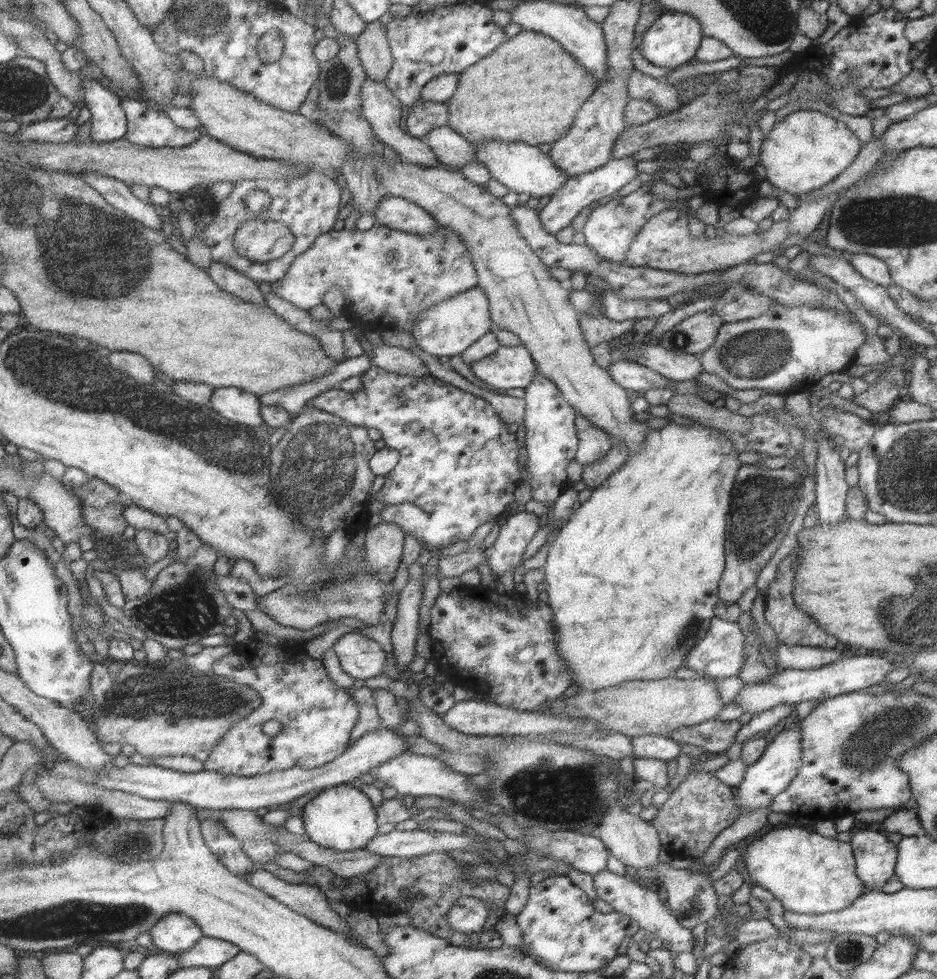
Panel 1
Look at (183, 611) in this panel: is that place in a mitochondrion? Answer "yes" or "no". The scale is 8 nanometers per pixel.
yes

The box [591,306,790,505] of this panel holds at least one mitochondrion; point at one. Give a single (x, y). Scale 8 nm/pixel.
(679, 341)

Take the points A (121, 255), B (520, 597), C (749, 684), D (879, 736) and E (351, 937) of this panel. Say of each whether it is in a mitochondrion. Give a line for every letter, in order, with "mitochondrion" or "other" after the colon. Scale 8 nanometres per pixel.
A: mitochondrion
B: other
C: other
D: mitochondrion
E: other

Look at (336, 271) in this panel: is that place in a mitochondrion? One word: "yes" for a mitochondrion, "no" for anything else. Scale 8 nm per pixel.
yes

